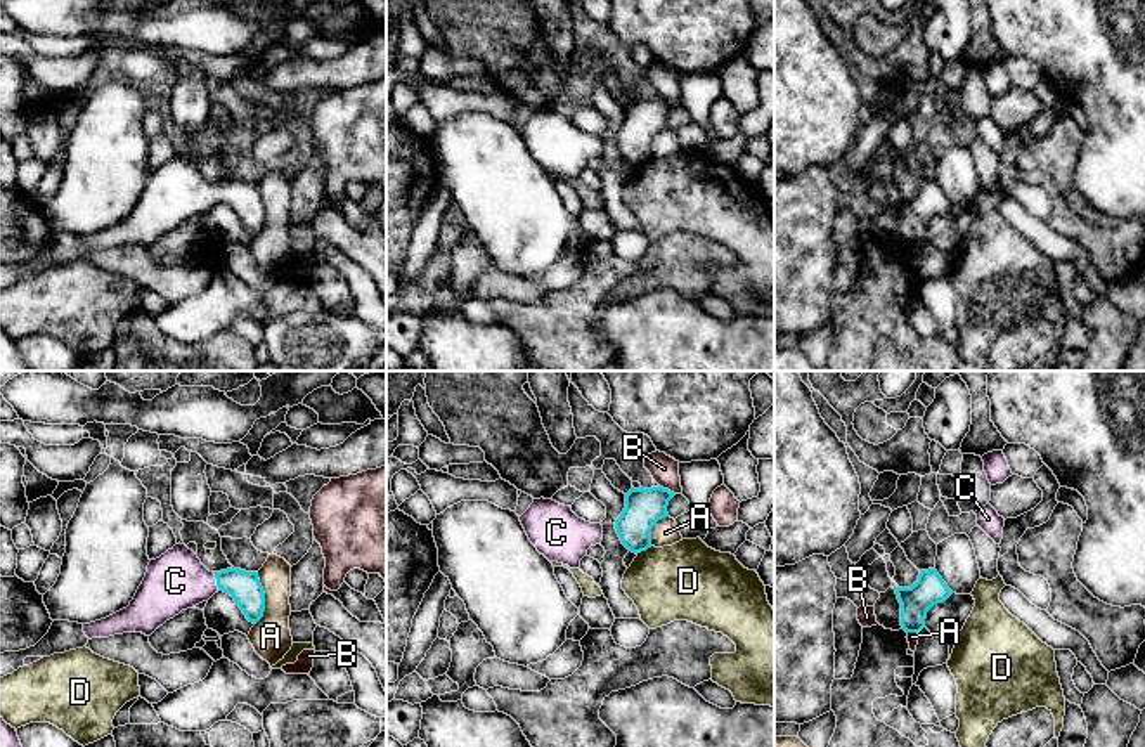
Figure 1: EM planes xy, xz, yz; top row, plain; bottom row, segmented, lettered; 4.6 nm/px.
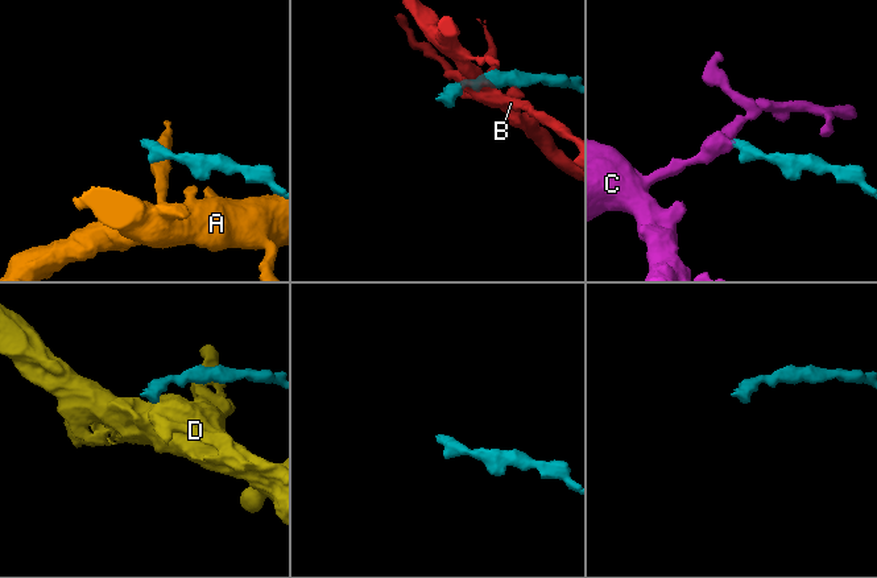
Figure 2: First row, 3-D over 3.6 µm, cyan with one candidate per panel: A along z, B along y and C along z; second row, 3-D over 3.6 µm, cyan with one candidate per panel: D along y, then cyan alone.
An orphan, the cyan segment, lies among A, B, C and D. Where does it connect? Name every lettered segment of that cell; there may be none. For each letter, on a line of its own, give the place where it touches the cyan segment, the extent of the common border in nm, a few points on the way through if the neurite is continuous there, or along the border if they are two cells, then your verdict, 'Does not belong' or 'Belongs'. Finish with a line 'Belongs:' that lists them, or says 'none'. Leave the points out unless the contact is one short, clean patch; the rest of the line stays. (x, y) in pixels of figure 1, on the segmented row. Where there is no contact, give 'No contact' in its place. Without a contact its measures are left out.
A: Touches cyan at xy (264, 600). Shared border 240 nm. Does not belong
B: Touches cyan at xz (667, 489). Shared border 80 nm. Does not belong
C: Touches cyan at xy (217, 581). Shared border 90 nm. Path across: xy (243, 586), (234, 581), (217, 581), (175, 581). Belongs
D: Touches cyan at xz (643, 550). Shared border 90 nm. Boundary: xz (652, 546), (636, 553). Does not belong
Belongs: C

